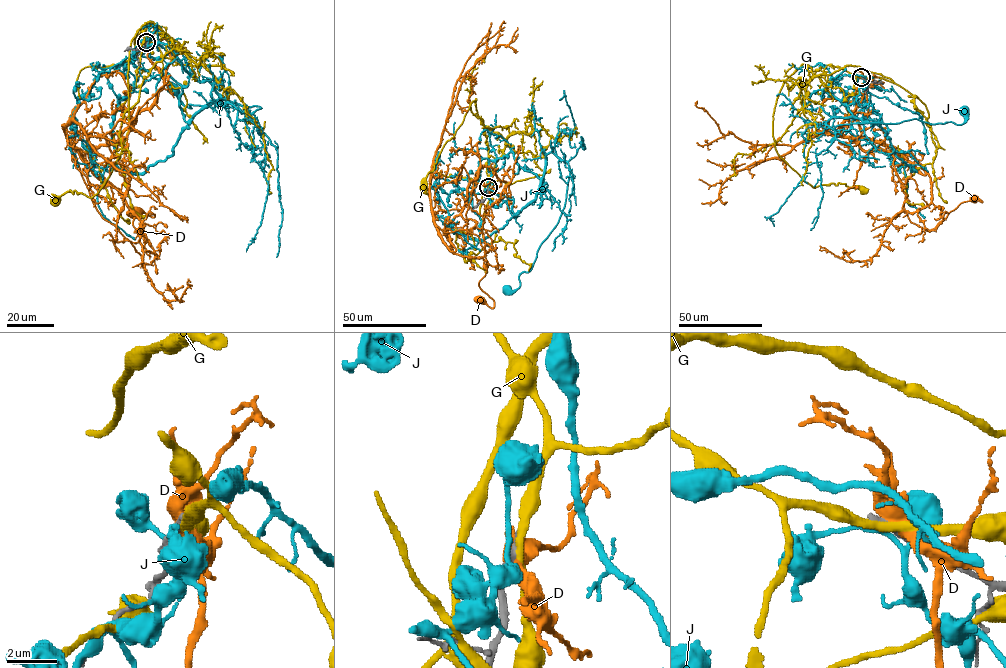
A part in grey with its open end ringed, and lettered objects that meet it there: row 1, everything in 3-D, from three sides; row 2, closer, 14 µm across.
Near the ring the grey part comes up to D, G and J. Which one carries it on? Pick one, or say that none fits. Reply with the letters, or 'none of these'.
none of these

